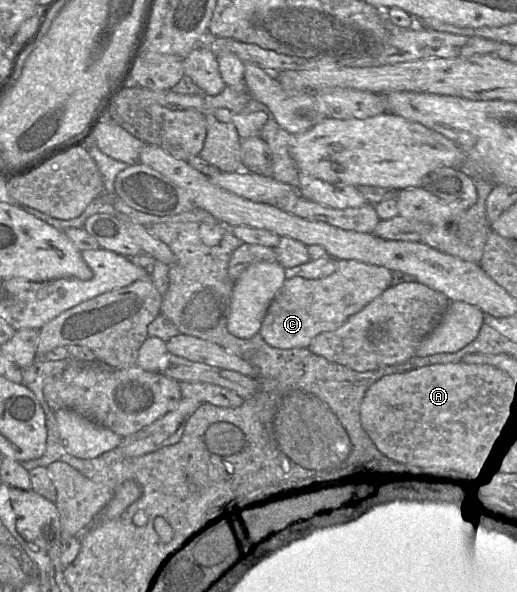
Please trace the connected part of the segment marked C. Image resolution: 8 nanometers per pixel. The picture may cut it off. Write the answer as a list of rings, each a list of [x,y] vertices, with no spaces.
[[[338,260],[337,269],[321,279],[293,277],[285,279],[270,303],[262,320],[260,335],[271,347],[278,349],[308,348],[311,341],[322,332],[334,331],[391,286],[392,271],[383,266],[354,260]]]

